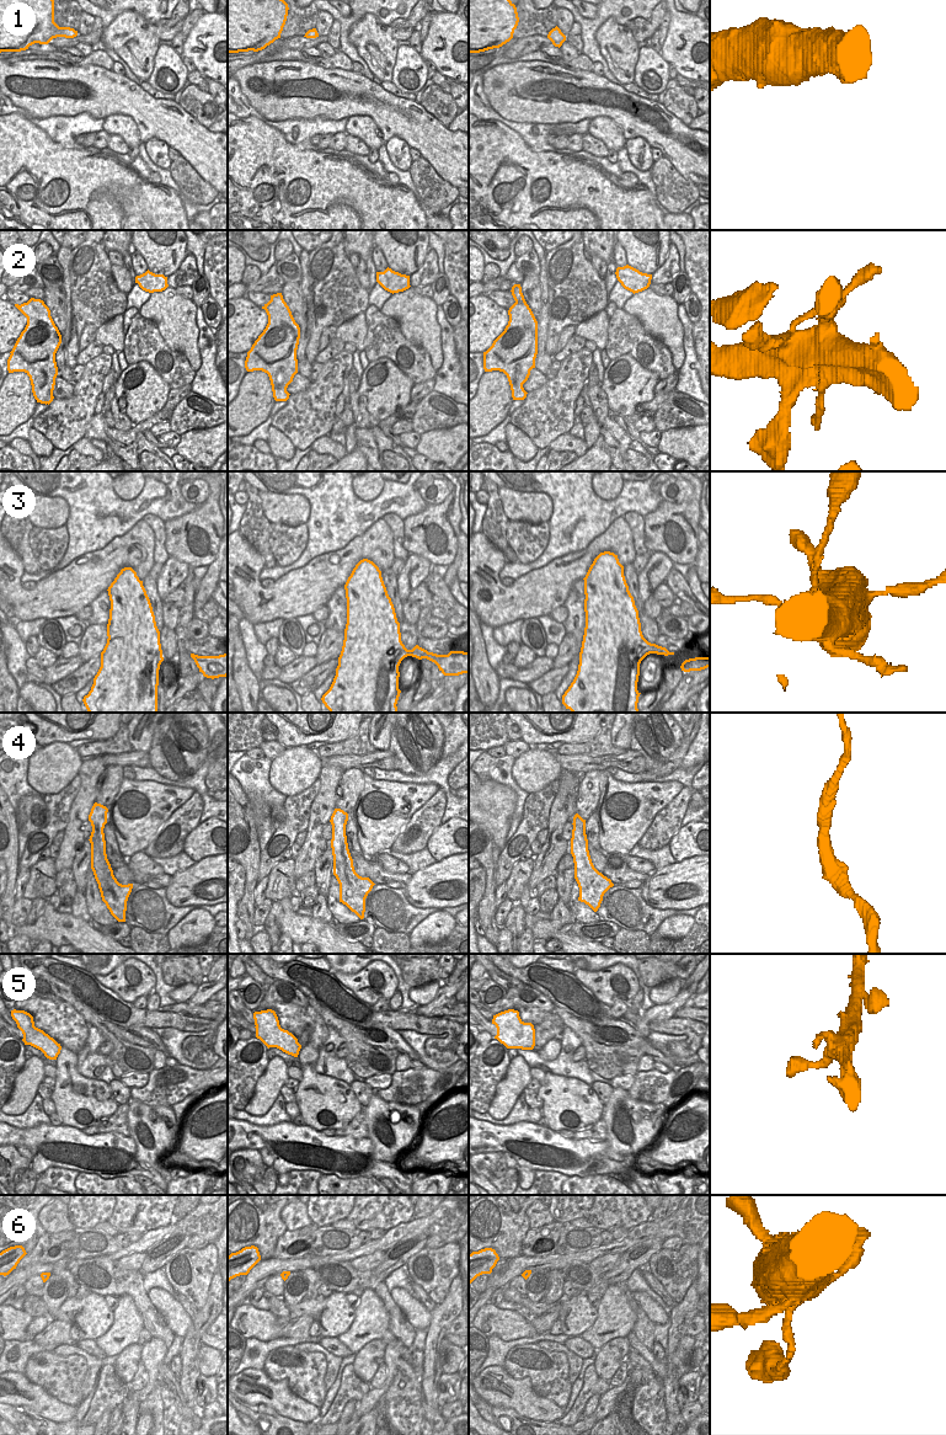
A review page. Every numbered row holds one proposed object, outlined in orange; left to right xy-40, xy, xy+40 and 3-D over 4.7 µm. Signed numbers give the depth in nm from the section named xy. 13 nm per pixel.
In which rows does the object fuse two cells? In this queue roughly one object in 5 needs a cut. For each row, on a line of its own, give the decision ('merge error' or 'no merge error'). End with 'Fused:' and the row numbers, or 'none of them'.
1: no merge error
2: no merge error
3: no merge error
4: no merge error
5: no merge error
6: no merge error
Fused: none of them

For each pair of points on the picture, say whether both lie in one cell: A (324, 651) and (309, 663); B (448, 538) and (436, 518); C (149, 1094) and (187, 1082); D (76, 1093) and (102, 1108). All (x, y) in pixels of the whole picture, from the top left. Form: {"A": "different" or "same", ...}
{"A": "different", "B": "same", "C": "same", "D": "same"}

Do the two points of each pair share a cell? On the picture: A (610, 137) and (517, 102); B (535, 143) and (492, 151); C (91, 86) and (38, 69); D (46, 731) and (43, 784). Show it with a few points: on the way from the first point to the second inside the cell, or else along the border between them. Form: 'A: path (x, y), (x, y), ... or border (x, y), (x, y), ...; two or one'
A: border (591, 118), (608, 116), (619, 127); two
B: border (506, 124), (530, 148), (544, 151); two
C: path (78, 80), (52, 78); one
D: border (68, 742), (51, 742), (41, 747); two

